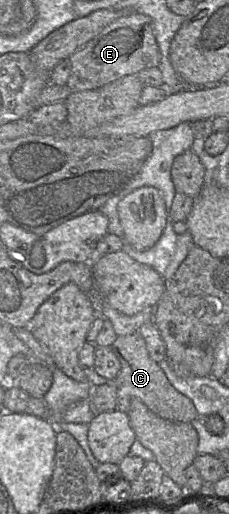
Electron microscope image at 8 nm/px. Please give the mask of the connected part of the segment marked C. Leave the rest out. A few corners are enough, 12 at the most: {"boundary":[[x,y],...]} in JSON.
{"boundary":[[138,332],[111,348],[121,365],[117,409],[138,399],[165,420],[190,423],[191,400],[150,358]]}

